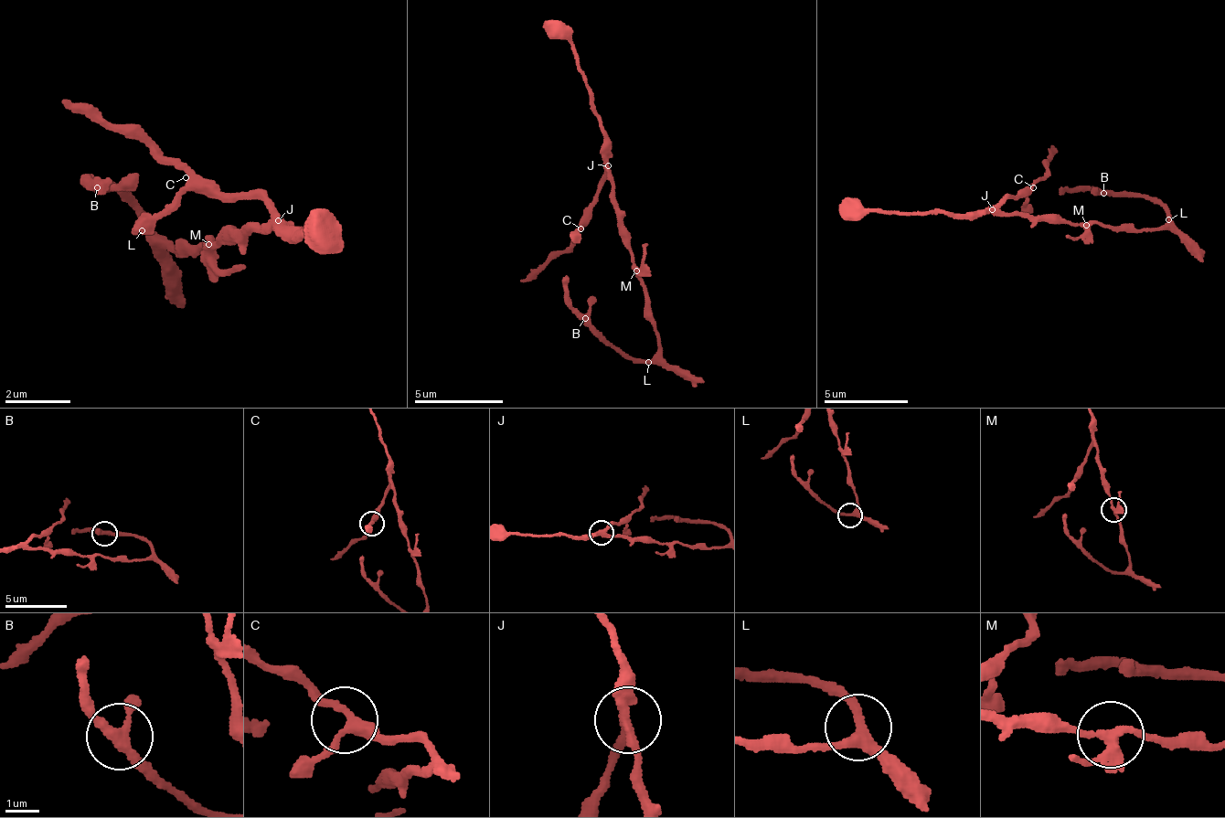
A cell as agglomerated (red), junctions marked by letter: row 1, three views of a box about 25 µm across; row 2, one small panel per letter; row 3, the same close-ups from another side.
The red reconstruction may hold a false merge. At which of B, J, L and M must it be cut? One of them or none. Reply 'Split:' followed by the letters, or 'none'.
Split: J

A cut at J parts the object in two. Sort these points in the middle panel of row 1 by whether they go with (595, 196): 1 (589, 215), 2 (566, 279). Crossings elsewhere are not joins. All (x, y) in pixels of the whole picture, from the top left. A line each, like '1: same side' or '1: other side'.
1: same side
2: other side

